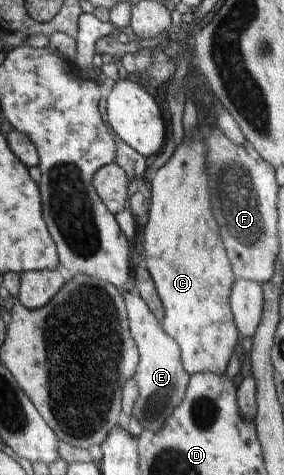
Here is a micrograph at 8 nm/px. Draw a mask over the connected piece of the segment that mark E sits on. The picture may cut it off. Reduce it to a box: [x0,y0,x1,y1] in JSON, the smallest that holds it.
[123,294,190,431]

